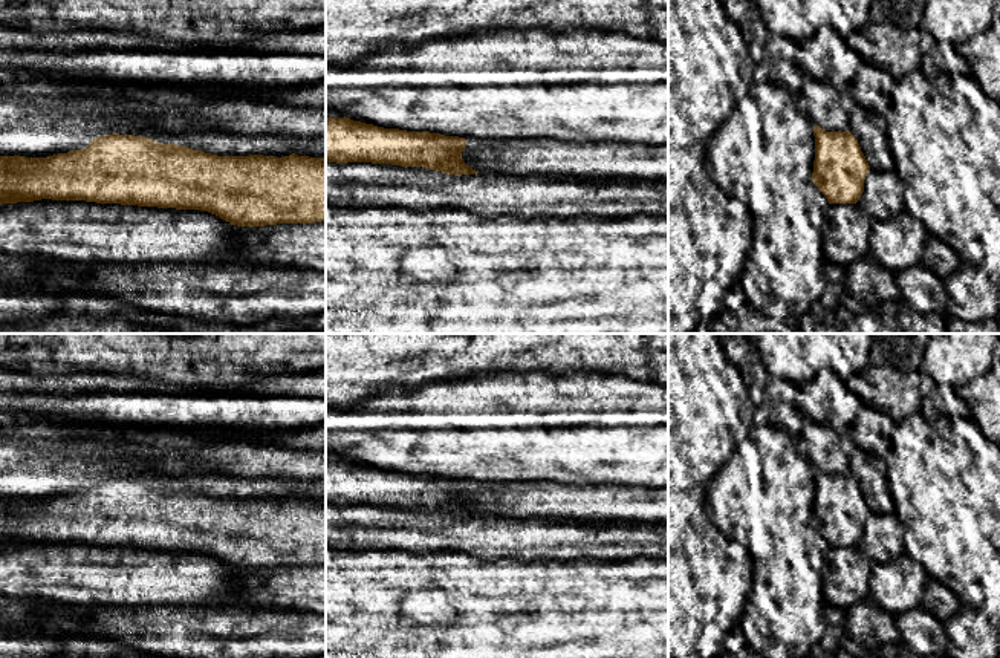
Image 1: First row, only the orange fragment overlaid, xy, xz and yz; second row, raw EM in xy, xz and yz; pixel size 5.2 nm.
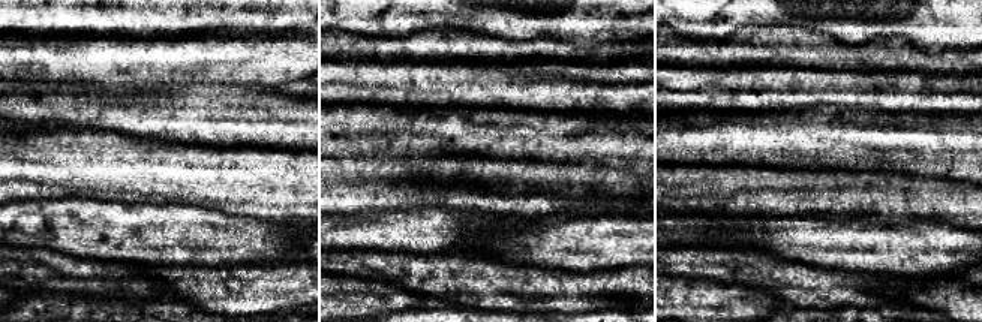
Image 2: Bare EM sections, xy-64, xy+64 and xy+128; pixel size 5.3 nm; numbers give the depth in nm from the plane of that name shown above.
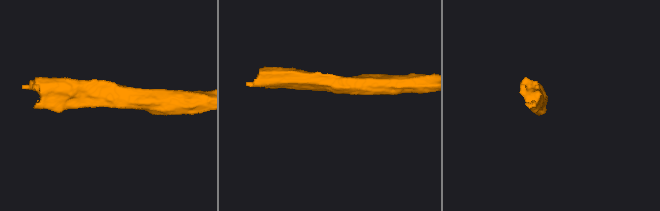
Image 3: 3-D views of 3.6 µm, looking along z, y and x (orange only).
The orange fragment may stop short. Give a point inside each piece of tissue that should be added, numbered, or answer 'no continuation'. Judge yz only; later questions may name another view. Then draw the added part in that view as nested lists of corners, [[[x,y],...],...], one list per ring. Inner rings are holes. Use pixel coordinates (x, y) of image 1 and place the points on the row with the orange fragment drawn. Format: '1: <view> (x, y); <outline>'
no continuation

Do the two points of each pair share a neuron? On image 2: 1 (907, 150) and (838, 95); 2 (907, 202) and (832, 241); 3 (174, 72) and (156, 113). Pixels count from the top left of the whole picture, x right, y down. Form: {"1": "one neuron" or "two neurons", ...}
{"1": "two neurons", "2": "two neurons", "3": "two neurons"}

